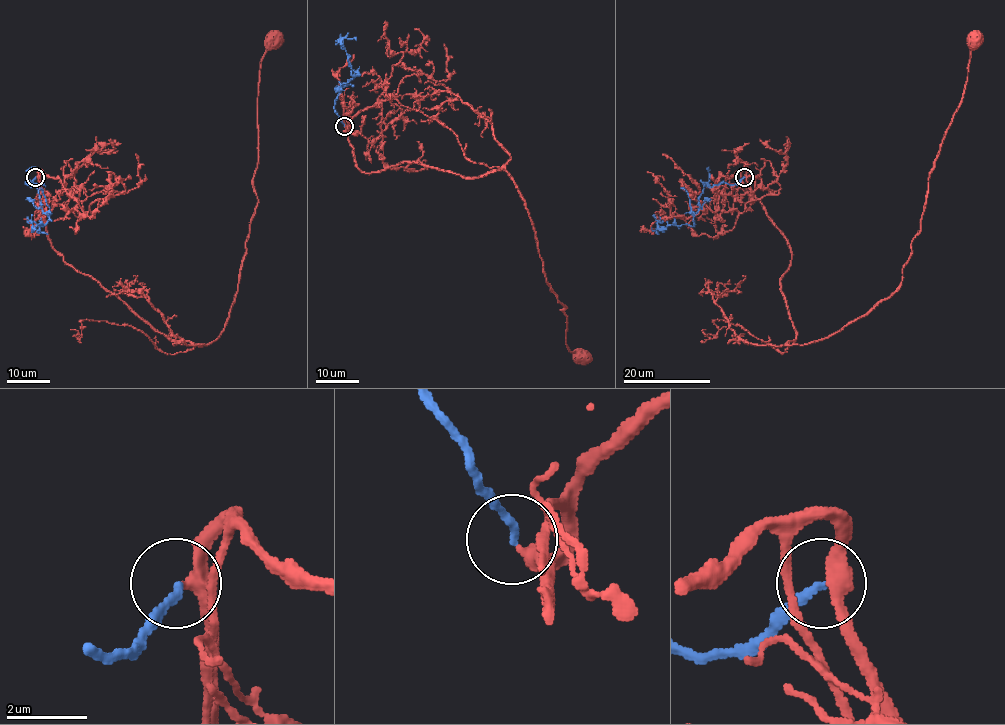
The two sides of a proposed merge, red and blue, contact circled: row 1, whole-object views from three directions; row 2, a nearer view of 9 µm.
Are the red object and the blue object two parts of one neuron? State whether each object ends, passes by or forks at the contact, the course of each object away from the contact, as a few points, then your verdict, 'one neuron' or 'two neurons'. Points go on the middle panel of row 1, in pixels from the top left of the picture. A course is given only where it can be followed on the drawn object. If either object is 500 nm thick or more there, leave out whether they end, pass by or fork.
red passes by | blue ends | red via (344, 126), (362, 172), (404, 162), (467, 177), (506, 171), (566, 308), (566, 346), (579, 358) | blue via (344, 126), (334, 102), (348, 80), (357, 75), (353, 75), (343, 39), (356, 40) | one neuron

